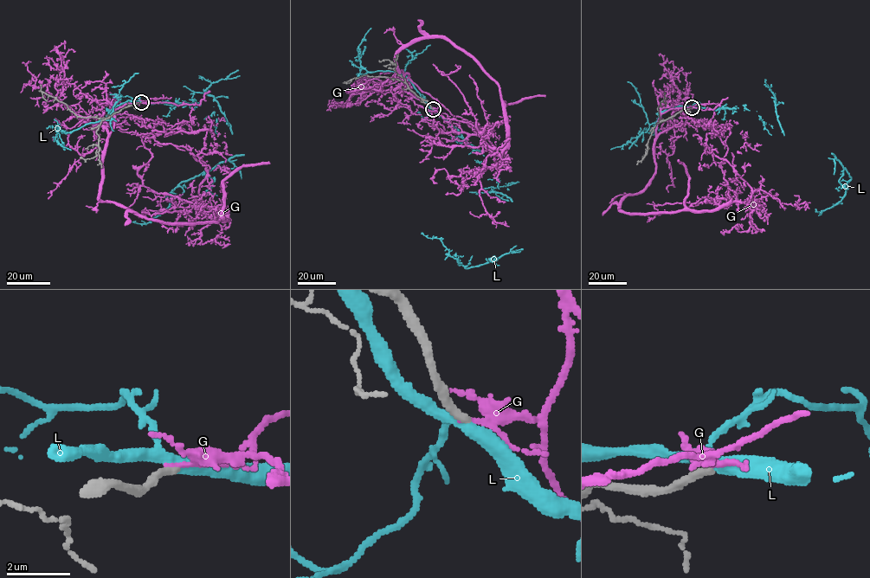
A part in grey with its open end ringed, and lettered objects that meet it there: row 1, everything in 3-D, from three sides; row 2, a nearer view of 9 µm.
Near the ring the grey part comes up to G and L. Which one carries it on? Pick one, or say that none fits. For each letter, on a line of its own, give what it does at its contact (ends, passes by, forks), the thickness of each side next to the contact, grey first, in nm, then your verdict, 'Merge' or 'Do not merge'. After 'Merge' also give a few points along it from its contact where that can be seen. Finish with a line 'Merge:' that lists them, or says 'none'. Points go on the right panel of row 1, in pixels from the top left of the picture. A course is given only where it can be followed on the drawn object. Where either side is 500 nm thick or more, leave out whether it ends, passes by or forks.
G: It ends there. Thickness 280 nm (grey) against 140 nm. Do not merge
L: It forks there. Thickness 280 nm (grey) against 320 nm. Merge. Its course: (692, 107), (744, 108), (837, 159), (851, 179), (845, 195), (821, 214), (815, 208)
Merge: L

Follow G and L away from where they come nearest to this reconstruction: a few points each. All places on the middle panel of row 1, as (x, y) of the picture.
G: (432, 109), (396, 57), (447, 38), (498, 84), (506, 144), (436, 144), (407, 128)
L: (432, 109), (474, 145), (484, 167), (507, 189), (515, 246), (466, 268), (441, 240), (421, 233)

